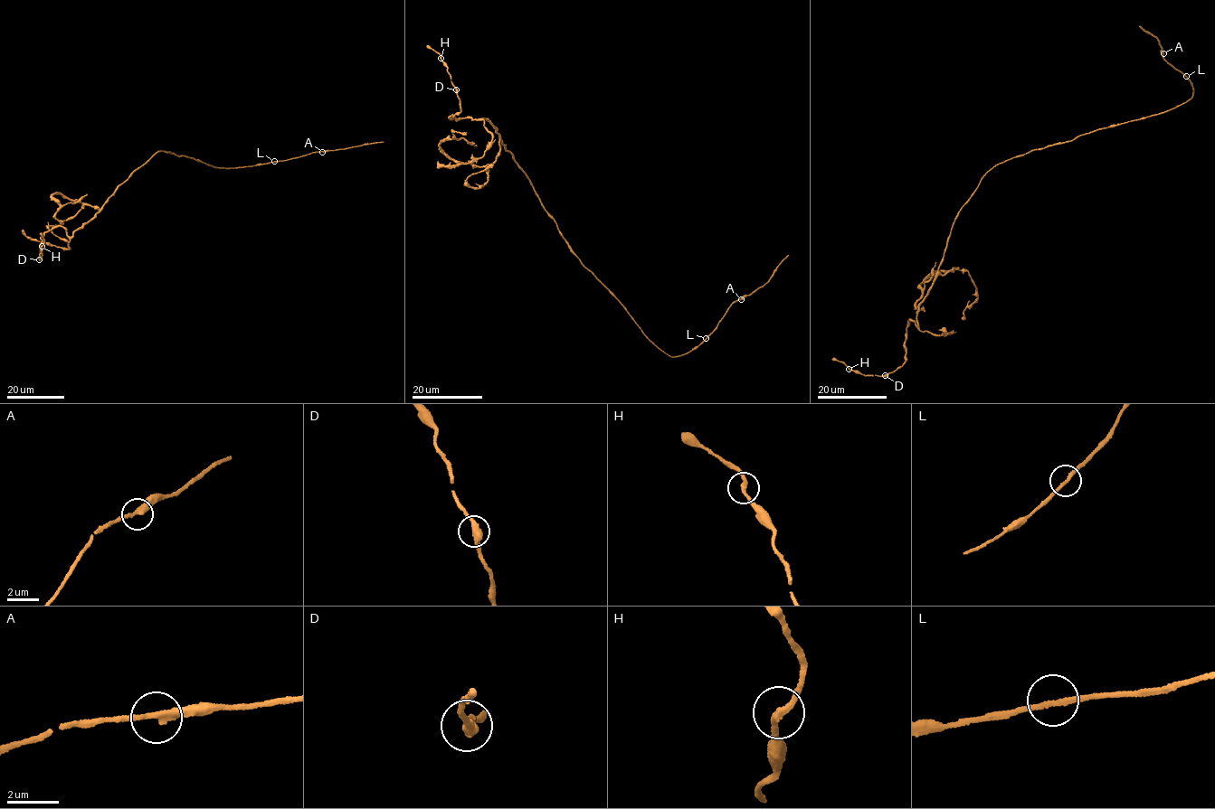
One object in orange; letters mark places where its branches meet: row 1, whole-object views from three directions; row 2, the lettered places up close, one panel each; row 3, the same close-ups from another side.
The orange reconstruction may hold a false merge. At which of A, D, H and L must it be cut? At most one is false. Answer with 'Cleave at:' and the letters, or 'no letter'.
Cleave at: no letter

